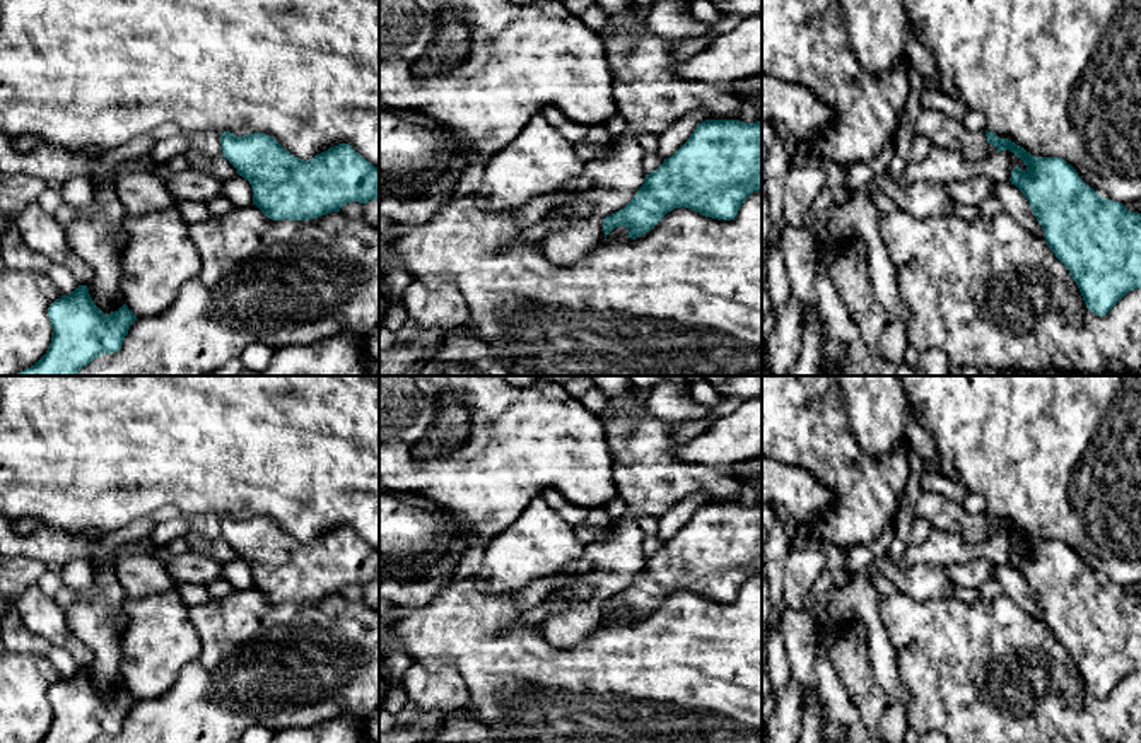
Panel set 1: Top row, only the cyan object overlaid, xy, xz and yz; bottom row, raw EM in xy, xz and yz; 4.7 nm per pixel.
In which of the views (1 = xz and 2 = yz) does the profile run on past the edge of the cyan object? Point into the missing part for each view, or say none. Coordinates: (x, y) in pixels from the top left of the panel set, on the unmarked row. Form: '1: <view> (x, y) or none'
1: none
2: none

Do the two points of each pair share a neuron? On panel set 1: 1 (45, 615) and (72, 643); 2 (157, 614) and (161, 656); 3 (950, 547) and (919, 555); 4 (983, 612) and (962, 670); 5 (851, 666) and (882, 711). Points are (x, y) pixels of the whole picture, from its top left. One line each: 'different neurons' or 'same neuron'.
1: same neuron
2: same neuron
3: same neuron
4: same neuron
5: same neuron

